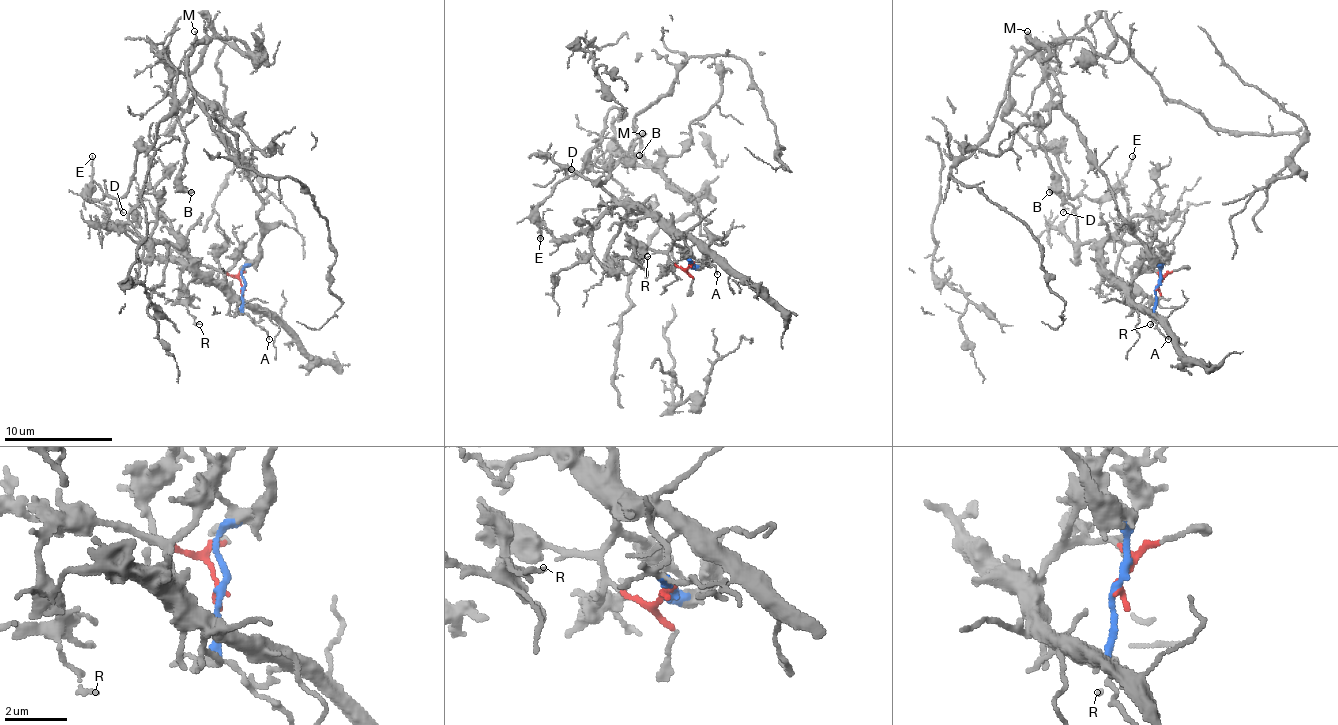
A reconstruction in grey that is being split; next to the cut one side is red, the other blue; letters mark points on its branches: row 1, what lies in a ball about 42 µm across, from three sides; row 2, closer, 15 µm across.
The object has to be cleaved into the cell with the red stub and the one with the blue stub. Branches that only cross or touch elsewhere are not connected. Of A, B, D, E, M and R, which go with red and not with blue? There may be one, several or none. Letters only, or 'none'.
R

